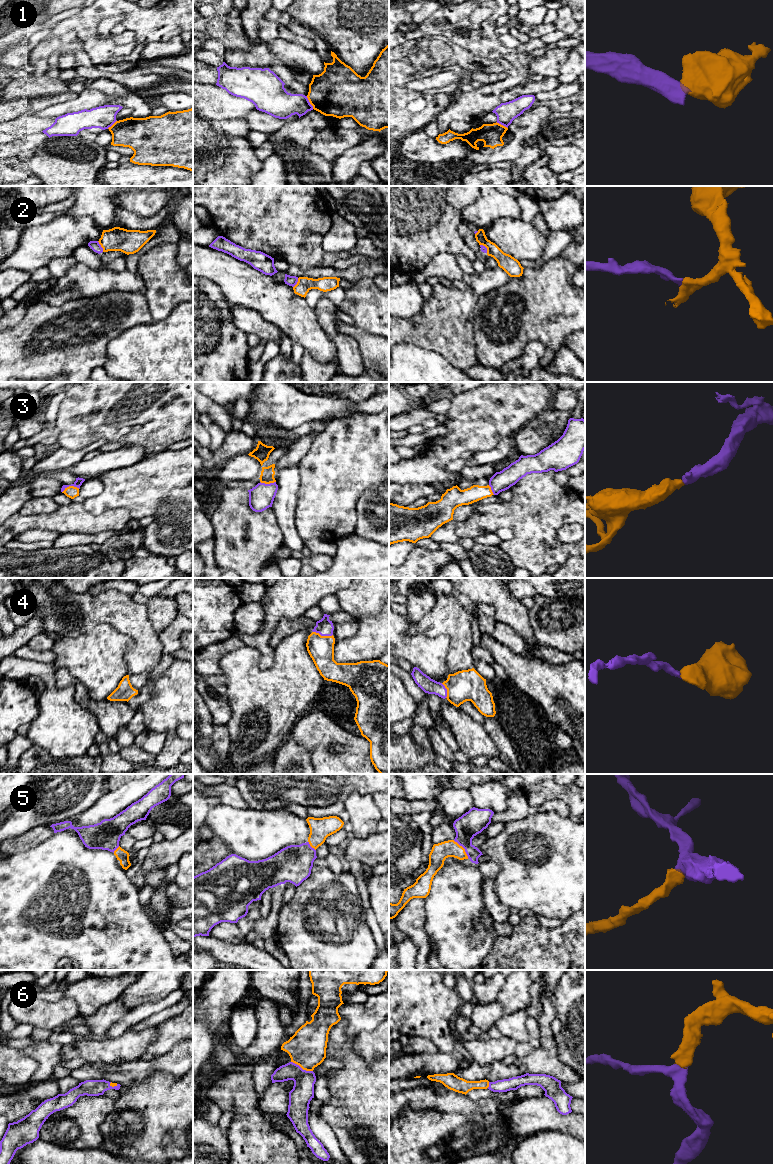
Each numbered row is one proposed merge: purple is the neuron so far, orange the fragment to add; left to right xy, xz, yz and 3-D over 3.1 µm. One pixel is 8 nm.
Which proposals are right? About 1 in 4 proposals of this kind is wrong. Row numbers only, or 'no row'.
3, 4, 5, 6

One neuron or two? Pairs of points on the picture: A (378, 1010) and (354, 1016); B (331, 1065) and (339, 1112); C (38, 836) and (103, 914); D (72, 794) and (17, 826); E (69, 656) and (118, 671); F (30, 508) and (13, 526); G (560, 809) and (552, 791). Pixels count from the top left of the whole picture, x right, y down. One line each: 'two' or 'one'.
A: one
B: two
C: two
D: one
E: one
F: two
G: two

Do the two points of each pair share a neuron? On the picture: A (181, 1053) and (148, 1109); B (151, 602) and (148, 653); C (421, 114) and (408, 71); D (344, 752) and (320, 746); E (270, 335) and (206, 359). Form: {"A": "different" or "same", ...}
{"A": "different", "B": "different", "C": "same", "D": "same", "E": "different"}

